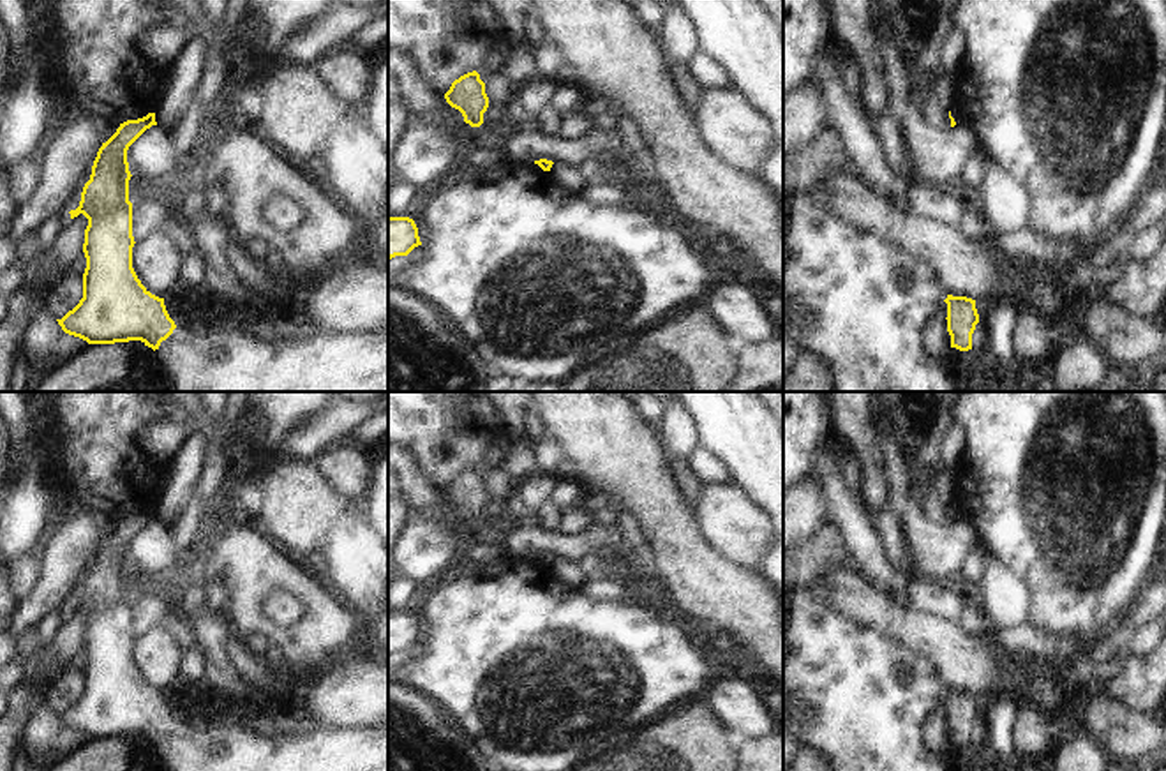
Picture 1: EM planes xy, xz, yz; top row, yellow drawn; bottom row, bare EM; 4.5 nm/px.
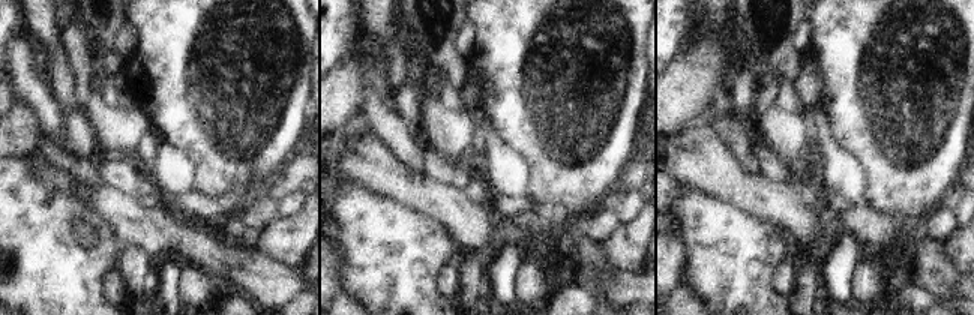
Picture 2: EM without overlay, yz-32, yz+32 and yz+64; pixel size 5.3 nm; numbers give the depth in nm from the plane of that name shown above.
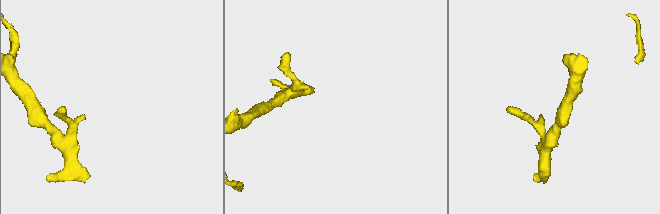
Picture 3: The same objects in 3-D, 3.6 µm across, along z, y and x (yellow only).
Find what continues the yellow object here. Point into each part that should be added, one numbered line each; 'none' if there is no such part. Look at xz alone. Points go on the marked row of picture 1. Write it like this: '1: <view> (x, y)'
none

